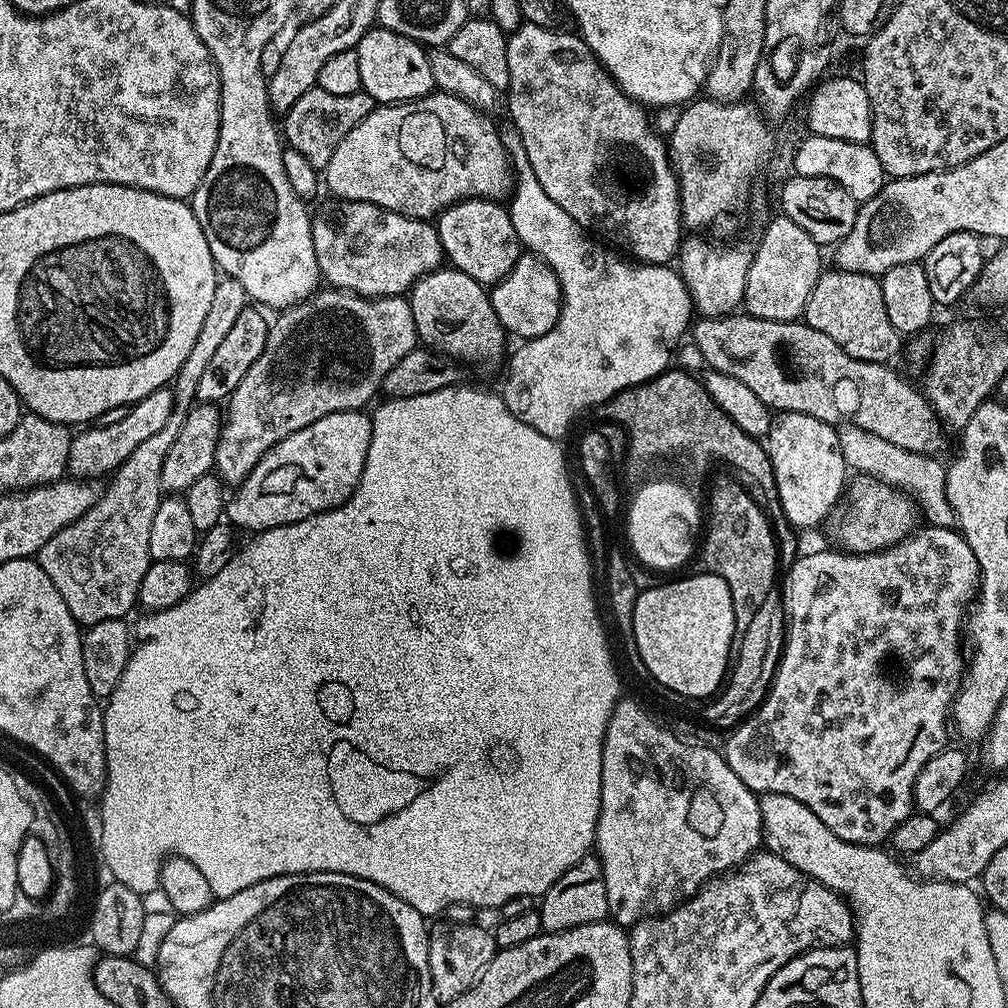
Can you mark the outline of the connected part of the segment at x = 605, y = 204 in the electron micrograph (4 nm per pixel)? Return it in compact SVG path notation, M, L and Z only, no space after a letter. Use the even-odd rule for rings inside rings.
M521 24L517 32L508 36L508 57L510 58L510 82L506 89L508 95L508 112L512 115L512 120L516 123L516 132L520 135L520 144L524 147L523 159L534 170L542 190L574 218L574 222L581 224L586 230L593 233L605 232L608 236L613 236L616 240L625 240L628 248L633 252L631 255L637 261L645 264L671 265L677 259L682 247L682 221L680 218L680 184L676 181L676 169L672 166L670 159L670 148L665 137L654 127L645 105L637 104L635 100L628 97L616 81L613 80L608 69L596 59L595 54L588 49L586 42L580 39L575 31L556 32L555 27L543 28L541 25Z

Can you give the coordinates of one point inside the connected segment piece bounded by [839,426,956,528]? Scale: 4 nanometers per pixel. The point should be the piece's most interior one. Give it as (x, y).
(922, 478)

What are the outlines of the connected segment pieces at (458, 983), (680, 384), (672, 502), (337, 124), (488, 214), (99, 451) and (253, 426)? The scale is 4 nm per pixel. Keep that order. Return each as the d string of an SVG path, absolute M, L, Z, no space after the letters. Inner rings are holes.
M435 924L431 925L428 934L430 978L437 1001L447 1006L476 984L476 979L484 973L498 949L495 935L489 929L487 932L476 924Z
M665 370L648 383L640 384L640 396L636 396L636 392L628 388L628 396L619 393L612 397L612 408L604 404L603 415L611 423L619 424L624 432L632 429L628 436L636 436L636 448L644 448L644 452L652 452L652 448L660 448L660 444L688 444L688 440L692 440L696 448L704 448L704 452L716 452L716 462L721 465L729 464L733 473L744 468L744 472L748 472L748 476L752 476L756 484L768 484L768 480L776 480L767 447L757 437L746 434L746 430L738 426L738 422L731 420L722 410L722 406L718 406L718 402L710 398L710 394L697 377L695 380L688 372L672 371Z
M675 479L658 481L628 507L630 518L626 523L629 538L626 542L644 565L654 570L674 570L689 560L694 550L694 538L702 526L701 505L699 508L690 503L691 494L688 485Z
M314 87L302 94L302 98L298 98L288 112L283 113L282 136L287 147L298 150L298 154L310 161L310 166L323 170L330 158L334 158L338 142L342 142L342 138L346 138L346 134L350 134L350 130L354 130L354 126L358 126L358 122L362 122L362 118L366 118L366 114L370 114L375 107L376 100L363 90L343 96Z
M460 200L440 213L435 226L447 263L485 286L506 278L522 255L522 245L518 234L514 234L514 222L510 222L507 207L495 200Z
M165 386L146 394L137 404L129 407L126 418L118 422L88 426L77 431L72 437L70 446L70 458L68 459L68 472L76 478L93 478L92 476L104 476L115 473L116 469L146 442L146 438L158 434L166 422L170 422L174 407L174 392L171 387ZM85 431L85 432L84 432ZM80 432L80 433L79 433ZM108 472L108 473L107 473Z
M347 290L324 291L317 291L315 296L302 301L301 304L296 304L290 309L281 311L277 315L280 317L277 320L273 319L271 321L268 337L266 338L266 346L262 350L262 354L258 354L258 362L254 362L254 366L250 366L250 370L246 370L246 378L242 378L242 382L238 382L238 390L234 390L230 399L227 401L226 407L228 407L228 412L226 408L226 415L223 417L220 426L220 437L218 438L218 446L216 447L216 463L214 465L215 475L219 476L225 485L239 486L243 484L244 479L250 474L250 470L254 470L256 463L271 448L278 442L282 442L282 438L286 438L290 434L302 430L302 426L310 426L318 418L326 418L326 414L355 412L363 409L365 406L371 405L377 399L377 397L375 398L376 392L378 396L378 389L381 387L384 376L390 374L390 370L394 370L394 366L398 366L402 362L402 358L406 358L406 354L410 354L410 350L417 348L418 337L416 335L416 327L414 326L414 314L412 313L411 303L404 296L378 296L369 298L366 296L357 296L356 293Z

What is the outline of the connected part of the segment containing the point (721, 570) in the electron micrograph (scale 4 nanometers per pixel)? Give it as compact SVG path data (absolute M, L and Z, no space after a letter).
M735 479L720 484L712 492L712 497L706 504L706 530L704 538L703 567L721 576L730 586L730 598L734 602L734 622L740 620L740 636L745 635L744 628L748 627L749 620L756 608L760 607L776 574L776 543L778 537L773 532L773 522L769 515L743 483Z

